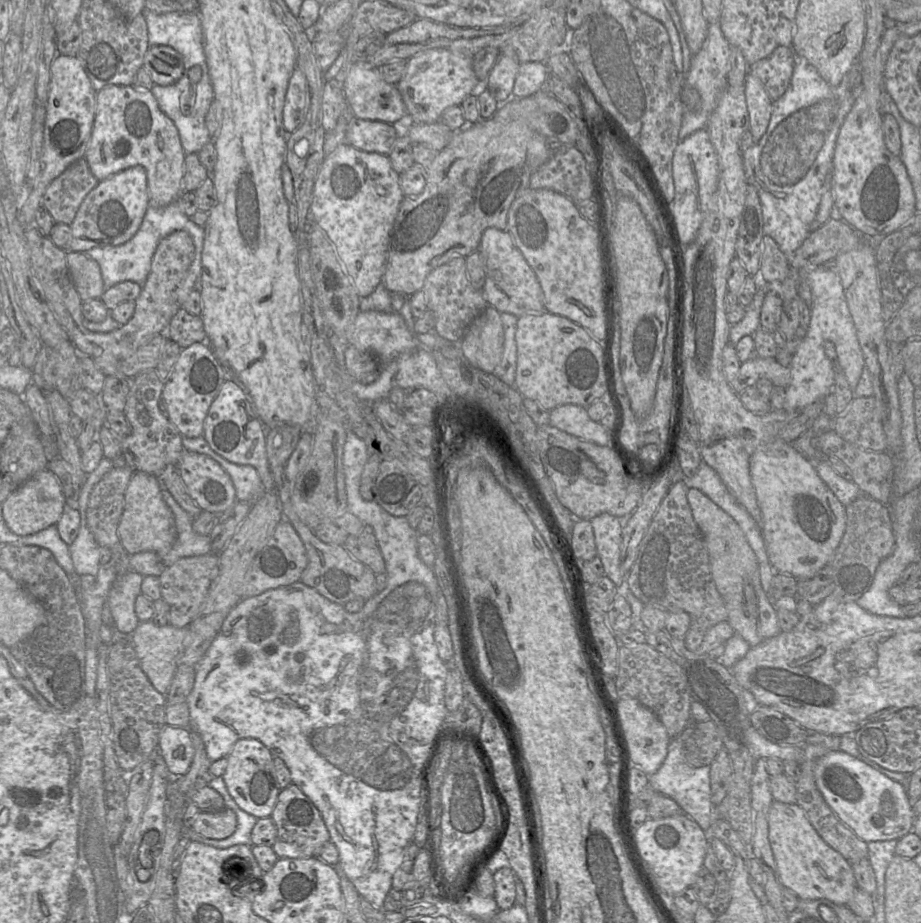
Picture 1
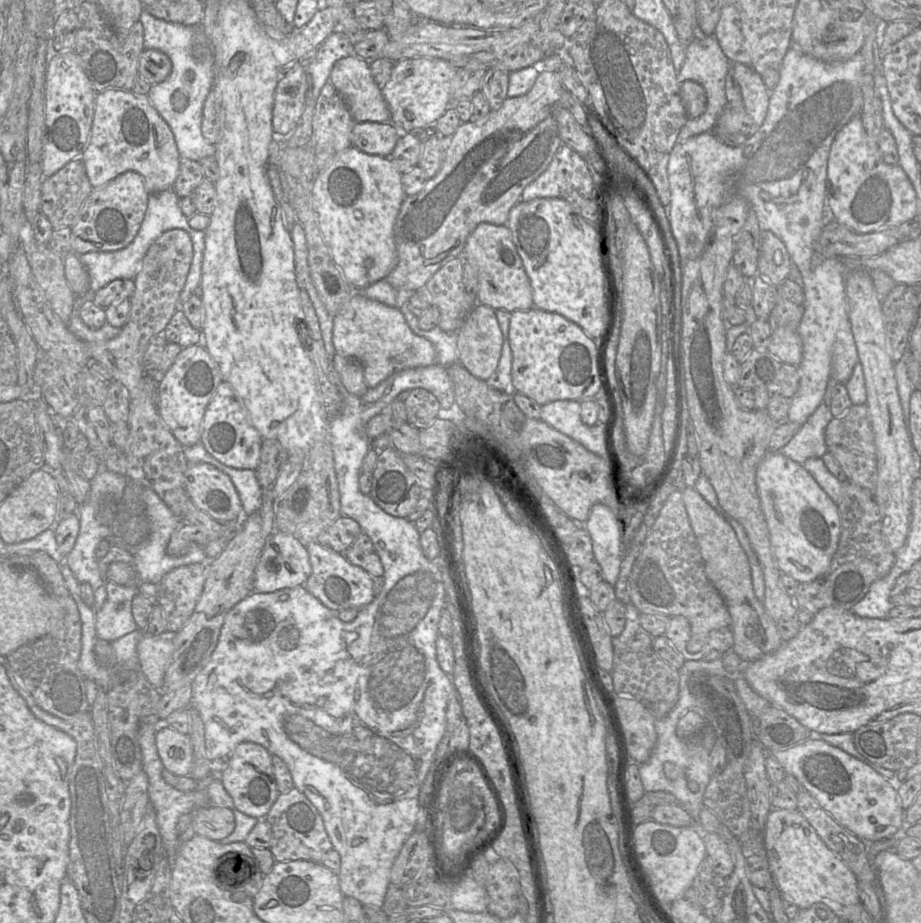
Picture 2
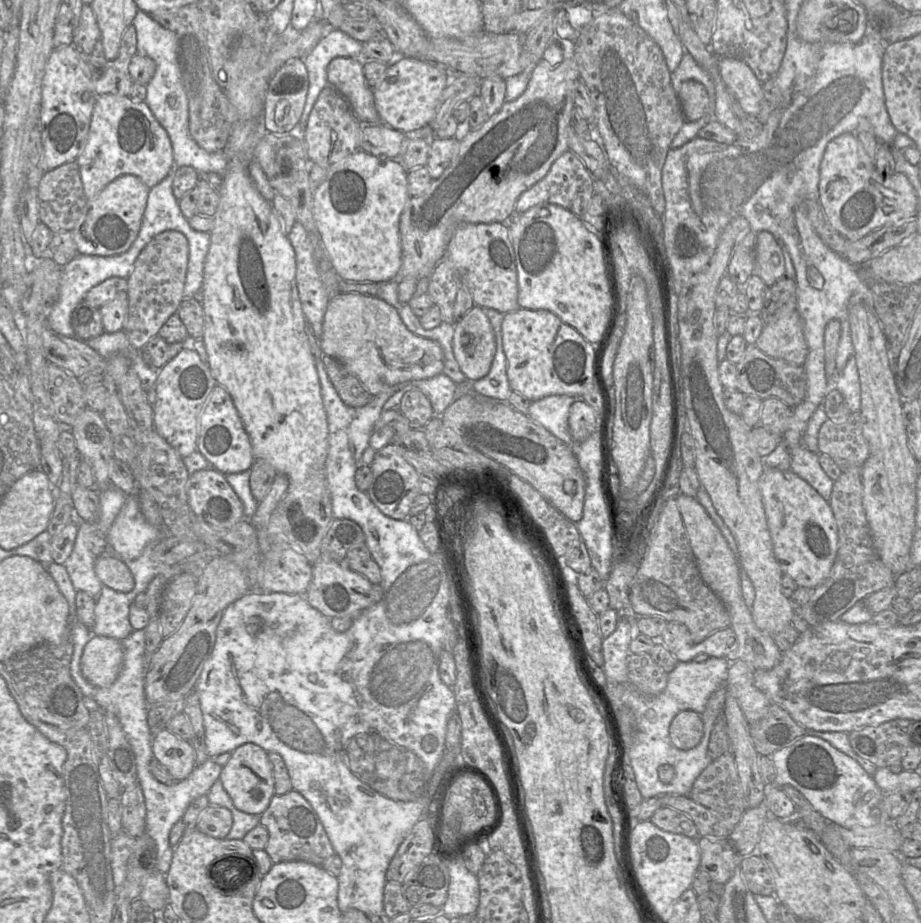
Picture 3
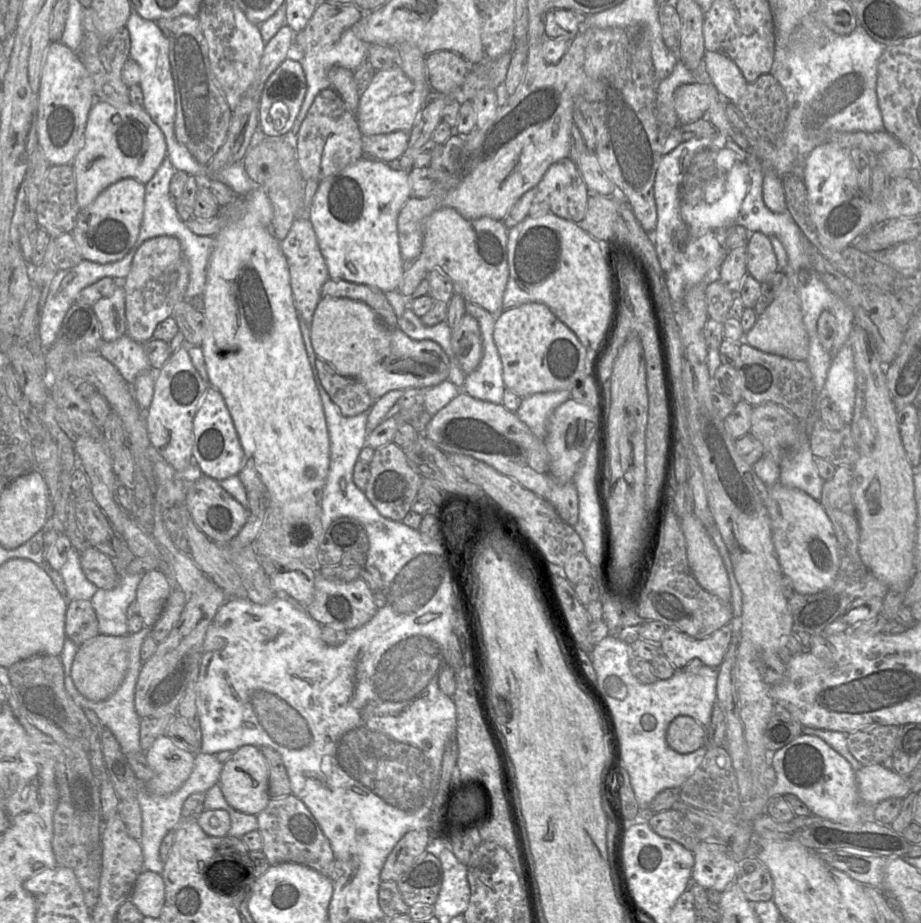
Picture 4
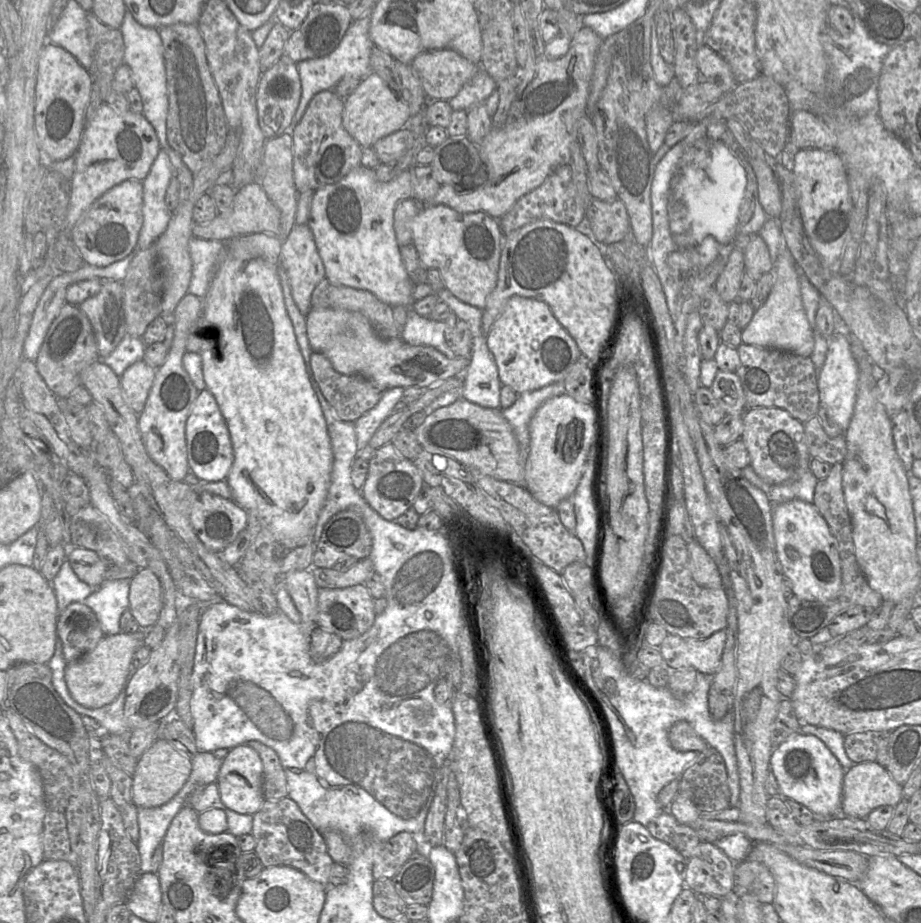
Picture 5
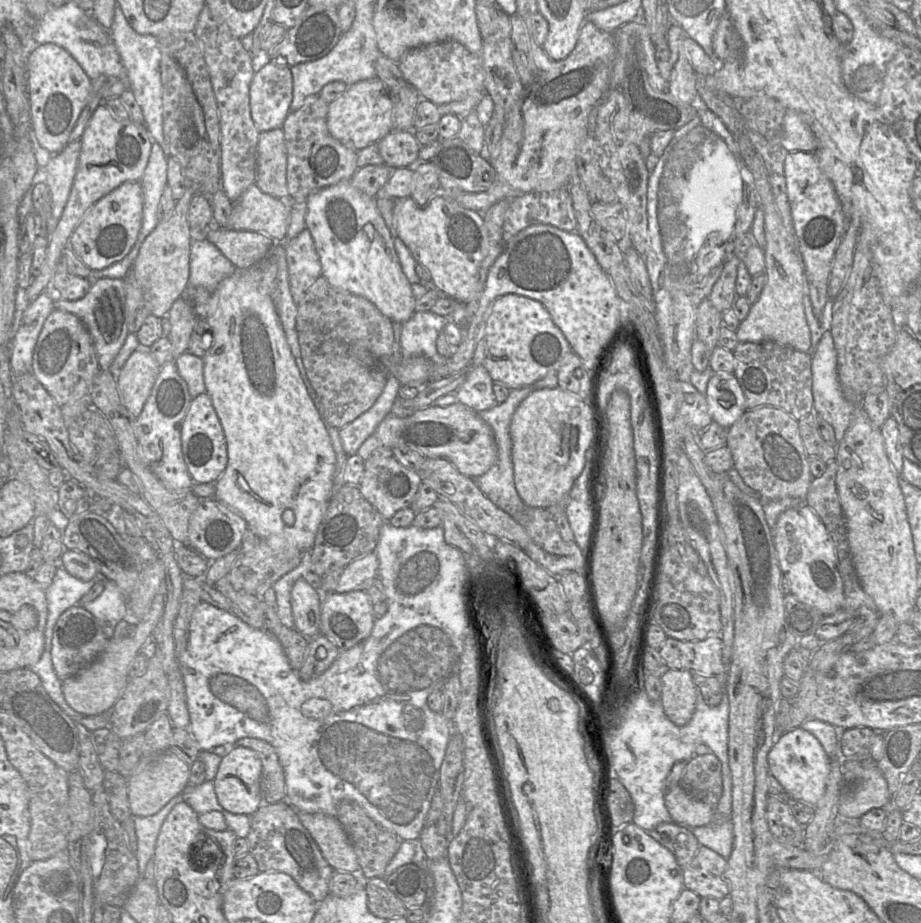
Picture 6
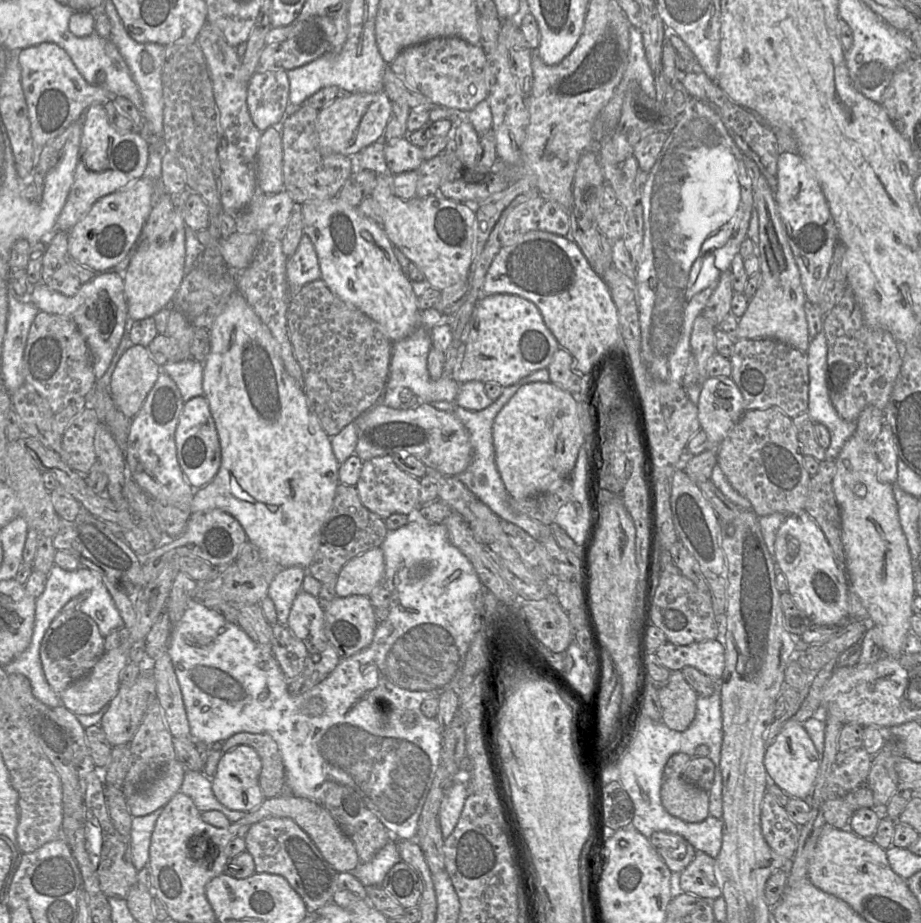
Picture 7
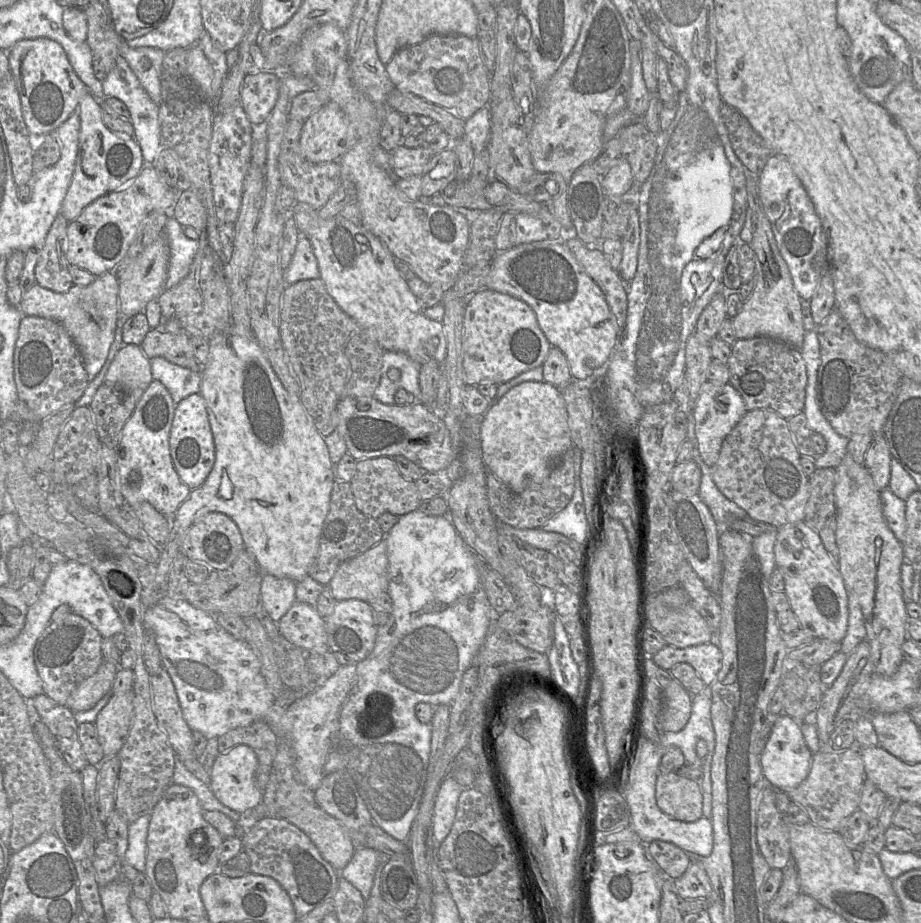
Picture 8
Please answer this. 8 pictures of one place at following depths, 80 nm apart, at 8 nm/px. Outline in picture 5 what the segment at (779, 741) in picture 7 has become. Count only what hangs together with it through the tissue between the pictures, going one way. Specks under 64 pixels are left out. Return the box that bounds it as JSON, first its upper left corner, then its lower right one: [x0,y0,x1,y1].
[770,734,845,817]

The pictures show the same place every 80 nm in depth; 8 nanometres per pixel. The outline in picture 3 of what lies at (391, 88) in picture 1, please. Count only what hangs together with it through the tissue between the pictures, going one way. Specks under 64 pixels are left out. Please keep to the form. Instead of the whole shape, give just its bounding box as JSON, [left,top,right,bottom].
[327,57,381,124]

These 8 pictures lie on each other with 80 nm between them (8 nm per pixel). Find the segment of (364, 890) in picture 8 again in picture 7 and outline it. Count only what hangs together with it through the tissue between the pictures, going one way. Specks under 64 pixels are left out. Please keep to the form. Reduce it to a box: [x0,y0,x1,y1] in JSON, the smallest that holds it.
[352,841,401,887]

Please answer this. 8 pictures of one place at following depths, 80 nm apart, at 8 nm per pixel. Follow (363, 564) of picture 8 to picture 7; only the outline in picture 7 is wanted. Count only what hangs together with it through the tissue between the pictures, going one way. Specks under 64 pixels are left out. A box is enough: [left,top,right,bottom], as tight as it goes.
[335,547,385,597]

